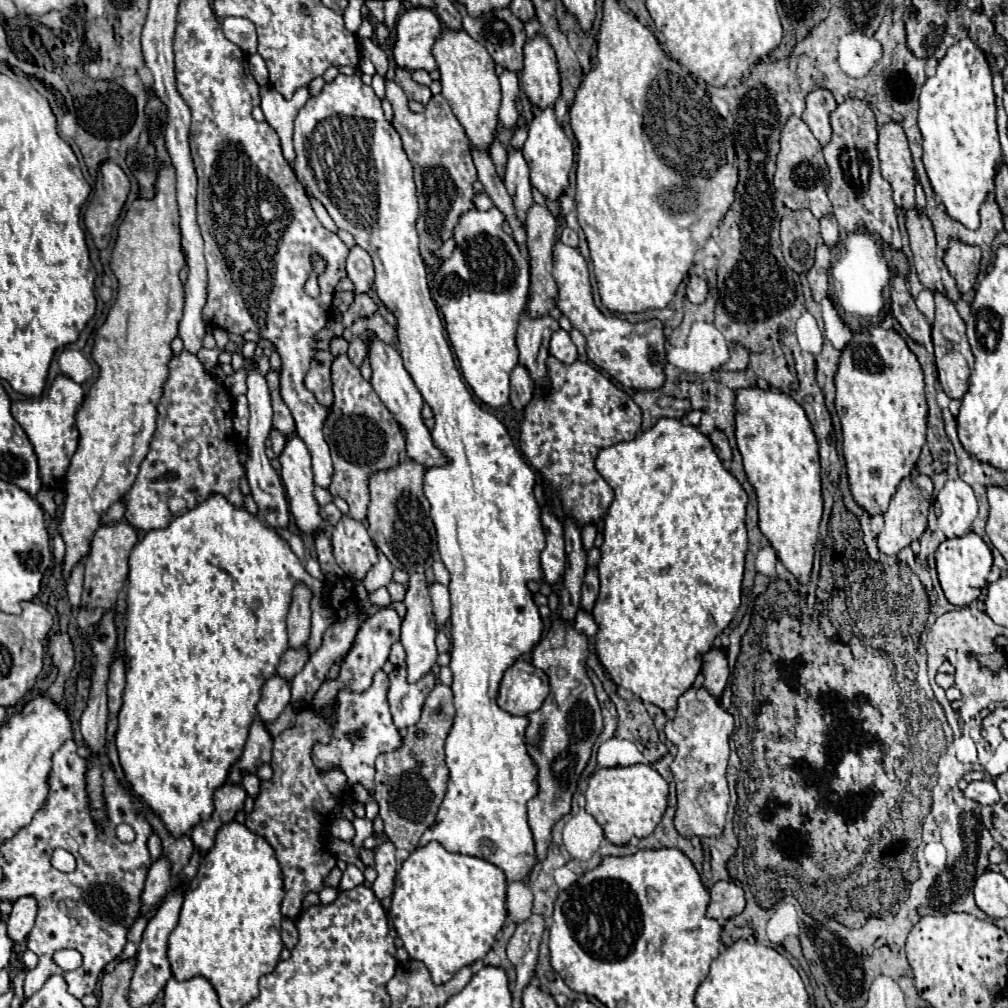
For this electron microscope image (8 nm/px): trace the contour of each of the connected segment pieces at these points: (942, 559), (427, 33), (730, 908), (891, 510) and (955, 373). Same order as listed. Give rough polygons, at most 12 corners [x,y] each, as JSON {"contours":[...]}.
{"contours":[[[978,534],[944,540],[936,568],[948,602],[988,584],[992,552]],[[430,8],[398,18],[392,48],[400,68],[436,70],[442,22]],[[732,880],[710,888],[708,918],[732,918],[746,906]],[[918,470],[884,512],[878,548],[898,554],[926,528],[932,480]],[[934,292],[938,380],[950,398],[968,392],[974,354],[954,302]]]}

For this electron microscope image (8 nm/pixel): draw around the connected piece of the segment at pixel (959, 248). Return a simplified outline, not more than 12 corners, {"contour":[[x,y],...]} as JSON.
{"contour":[[952,240],[944,264],[960,294],[974,290],[982,254]]}

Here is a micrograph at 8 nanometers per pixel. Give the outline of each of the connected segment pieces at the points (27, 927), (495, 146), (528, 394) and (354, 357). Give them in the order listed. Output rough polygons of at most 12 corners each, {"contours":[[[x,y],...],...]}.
{"contours":[[[20,896],[8,916],[8,936],[22,942],[36,920],[34,896]],[[498,138],[490,144],[490,154],[498,176],[504,174],[508,154]],[[524,366],[512,372],[510,404],[522,412],[534,396],[534,384]],[[362,338],[350,342],[348,358],[356,368],[366,358]]]}

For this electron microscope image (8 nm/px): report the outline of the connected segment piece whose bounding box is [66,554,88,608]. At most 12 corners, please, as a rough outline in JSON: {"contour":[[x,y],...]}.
{"contour":[[86,556],[72,568],[66,590],[70,604],[80,606]]}

